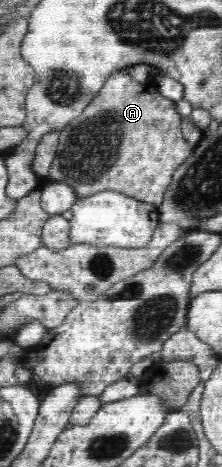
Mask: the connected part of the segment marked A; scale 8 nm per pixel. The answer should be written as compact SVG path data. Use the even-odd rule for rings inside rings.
M132 66L126 69L128 71L114 71L84 111L61 129L48 177L52 182L66 183L74 188L78 200L112 191L158 207L164 201L164 193L172 183L174 171L186 157L192 155L193 148L182 134L182 117L176 110L175 101L160 95L156 83L134 81L130 74Z

